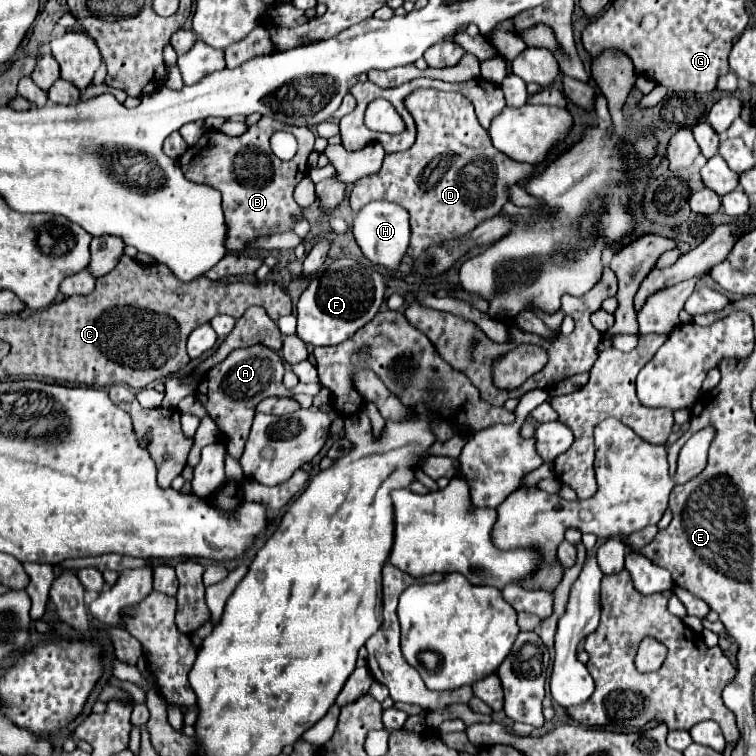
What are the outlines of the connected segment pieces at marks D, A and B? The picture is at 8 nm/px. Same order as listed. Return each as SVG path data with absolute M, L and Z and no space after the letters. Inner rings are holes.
M419 89L411 93L405 103L417 123L415 145L403 153L387 153L383 159L383 167L377 173L361 177L353 183L349 201L351 209L363 207L367 201L383 201L383 199L403 205L411 215L411 241L407 247L407 255L419 257L423 249L449 239L459 239L465 233L473 231L481 221L499 215L503 203L507 203L505 187L525 181L527 177L531 177L533 169L527 163L513 161L511 157L499 153L491 145L491 137L487 137L487 131L479 125L473 113L473 105L461 93Z
M253 345L247 349L233 351L225 361L215 365L207 375L201 379L195 397L205 407L207 415L217 423L219 431L223 433L227 453L231 453L233 459L239 459L243 453L243 445L247 439L247 433L251 429L253 413L259 401L265 397L295 397L295 400L302 408L310 408L313 404L313 397L306 394L291 395L283 385L283 359L267 349L265 345Z
M261 117L257 123L253 123L243 135L239 137L227 137L219 131L209 131L207 135L203 135L201 139L203 143L197 143L195 147L189 147L185 151L185 155L179 159L181 171L185 175L185 179L193 181L193 183L203 183L209 185L213 189L217 189L223 197L223 213L225 213L225 223L227 223L227 239L225 239L225 249L227 253L239 253L245 249L245 243L249 239L257 239L263 235L273 235L273 233L283 233L283 231L291 231L293 225L297 223L293 217L301 215L301 207L295 203L293 199L293 189L295 185L307 175L307 157L313 151L313 143L315 143L315 135L307 129L307 127L291 127L291 125L283 125L271 117ZM275 131L291 131L297 137L299 149L295 153L295 157L291 161L281 161L271 153L269 147L269 137Z

